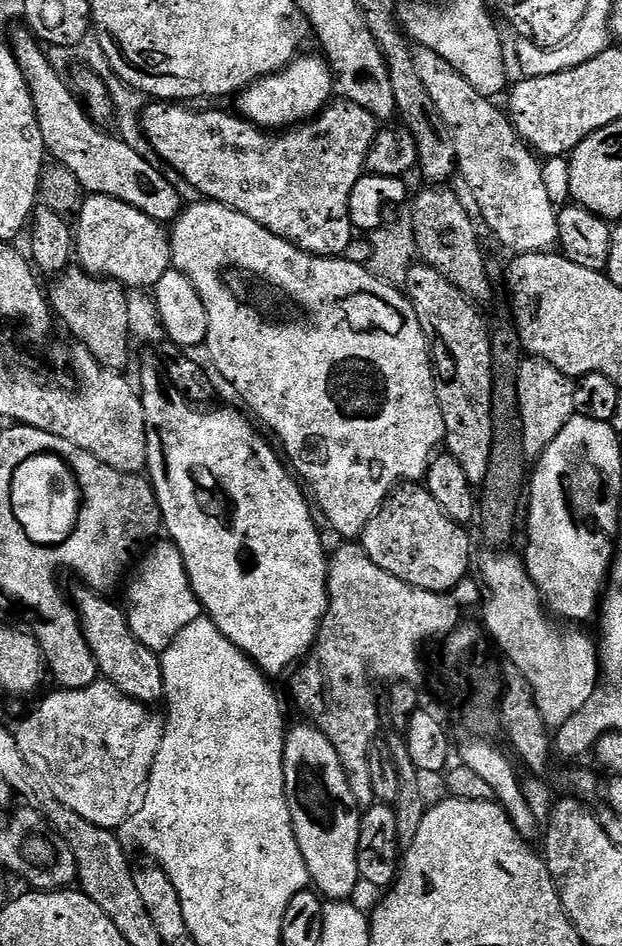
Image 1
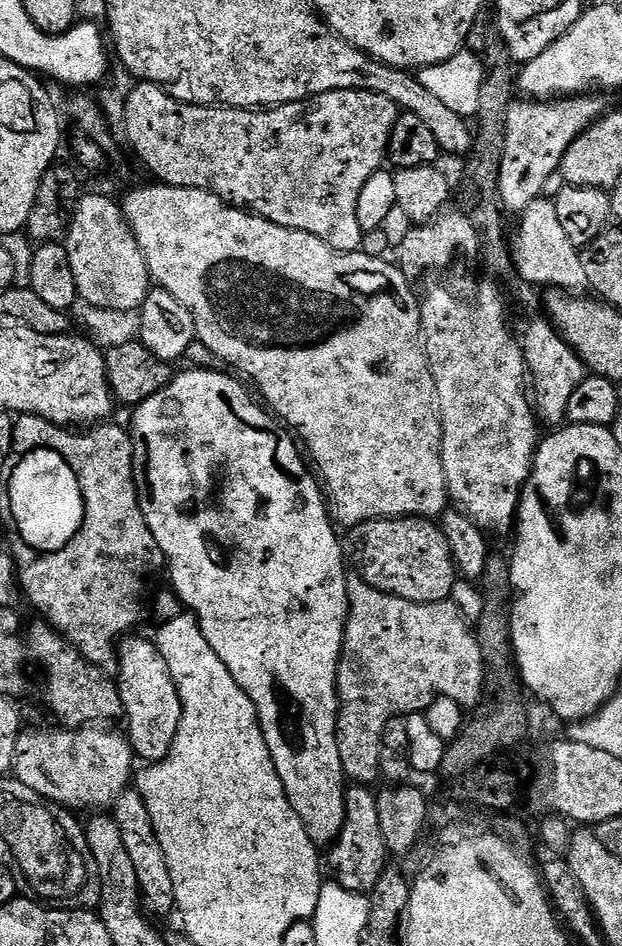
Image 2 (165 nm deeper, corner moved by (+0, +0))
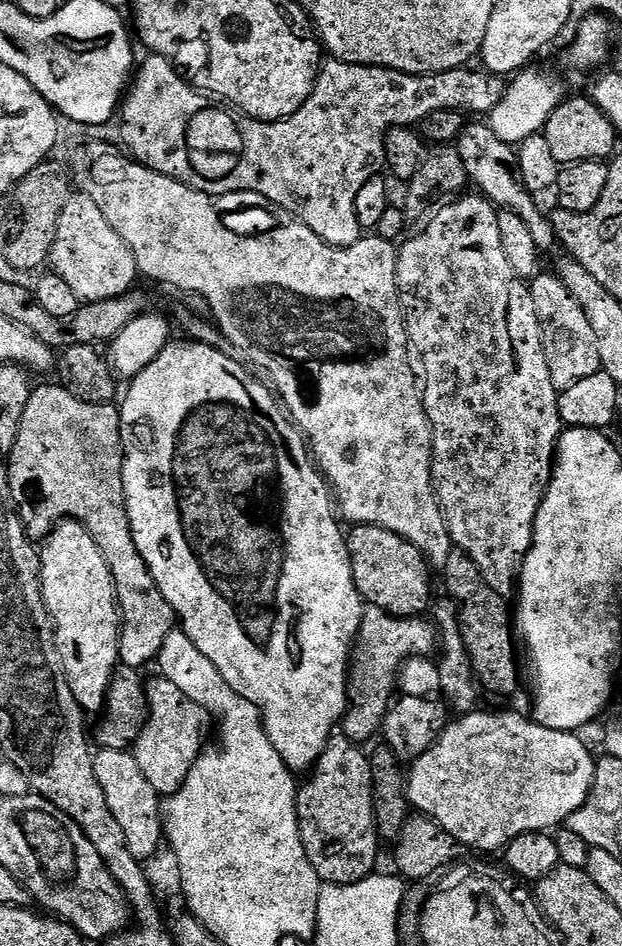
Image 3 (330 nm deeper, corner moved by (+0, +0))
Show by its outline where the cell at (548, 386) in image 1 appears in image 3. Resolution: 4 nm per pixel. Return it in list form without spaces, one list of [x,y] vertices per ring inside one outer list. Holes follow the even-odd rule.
[[[541,274],[531,281],[534,310],[542,330],[542,346],[546,354],[546,366],[550,366],[550,382],[554,382],[557,393],[570,390],[582,378],[601,372],[598,358],[598,338],[586,319],[586,310],[574,302],[574,294],[566,290],[559,275]]]

